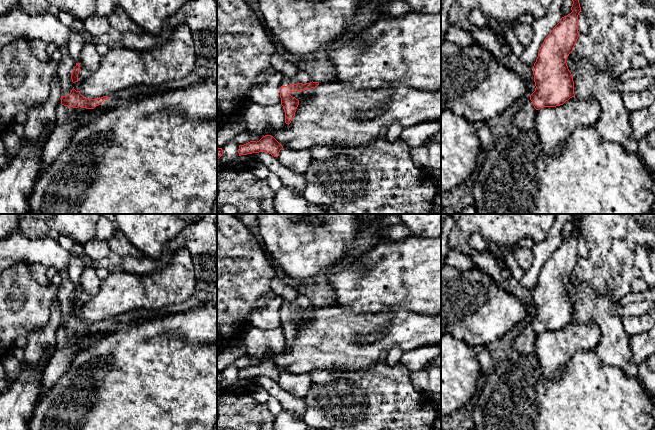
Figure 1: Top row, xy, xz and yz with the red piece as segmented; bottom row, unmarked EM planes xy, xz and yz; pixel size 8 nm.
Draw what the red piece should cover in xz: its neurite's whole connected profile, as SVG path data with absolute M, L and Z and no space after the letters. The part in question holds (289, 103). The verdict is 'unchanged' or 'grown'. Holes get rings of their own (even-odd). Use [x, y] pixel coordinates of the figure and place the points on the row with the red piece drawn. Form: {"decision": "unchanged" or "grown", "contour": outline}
{"decision": "grown", "contour": "M298 71L292 77L284 77L280 88L281 105L285 112L285 123L290 124L295 116L299 100L290 95L291 92L305 91L306 89L315 88L318 82L313 82L309 74Z"}

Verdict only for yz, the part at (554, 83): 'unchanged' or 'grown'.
grown

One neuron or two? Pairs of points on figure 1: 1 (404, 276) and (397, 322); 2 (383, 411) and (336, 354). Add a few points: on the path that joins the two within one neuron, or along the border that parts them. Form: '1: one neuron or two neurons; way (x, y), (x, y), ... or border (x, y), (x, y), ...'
1: two neurons; border (422, 313), (396, 310), (380, 312), (378, 314)
2: two neurons; border (372, 365), (357, 369), (326, 369)

